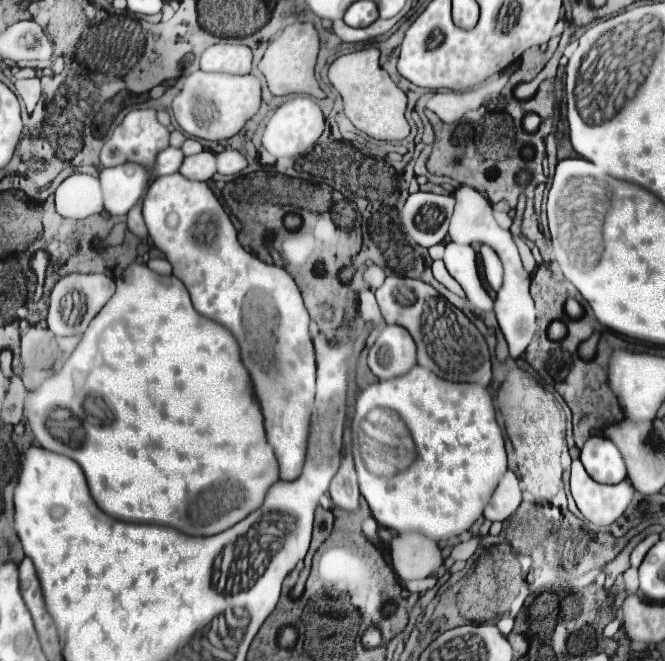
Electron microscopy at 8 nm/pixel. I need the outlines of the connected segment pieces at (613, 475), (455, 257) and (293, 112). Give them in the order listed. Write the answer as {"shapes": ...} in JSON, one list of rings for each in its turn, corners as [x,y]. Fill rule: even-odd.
{"shapes":[[[[590,437],[584,447],[580,461],[588,475],[598,483],[620,483],[626,479],[626,463],[620,449],[606,437]]],[[[448,243],[446,253],[444,253],[444,265],[448,273],[460,283],[464,289],[470,305],[478,311],[492,311],[494,301],[482,287],[482,281],[478,277],[478,267],[476,267],[476,253],[470,245],[458,245],[458,243]]],[[[298,95],[282,103],[274,115],[270,117],[264,135],[262,135],[262,147],[274,155],[274,157],[292,157],[292,155],[306,155],[316,145],[318,137],[324,131],[324,115],[316,101],[308,95]]]]}

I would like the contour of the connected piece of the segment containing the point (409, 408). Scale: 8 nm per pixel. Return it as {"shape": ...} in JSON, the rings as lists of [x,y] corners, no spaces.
{"shape":[[[414,365],[406,375],[372,383],[358,393],[354,431],[360,419],[374,407],[394,409],[404,419],[414,437],[418,457],[406,471],[392,477],[392,487],[388,487],[386,479],[366,471],[354,445],[360,493],[368,501],[372,517],[396,533],[420,533],[434,541],[468,531],[482,515],[500,475],[506,471],[504,437],[486,387],[478,383],[450,383]]]}

